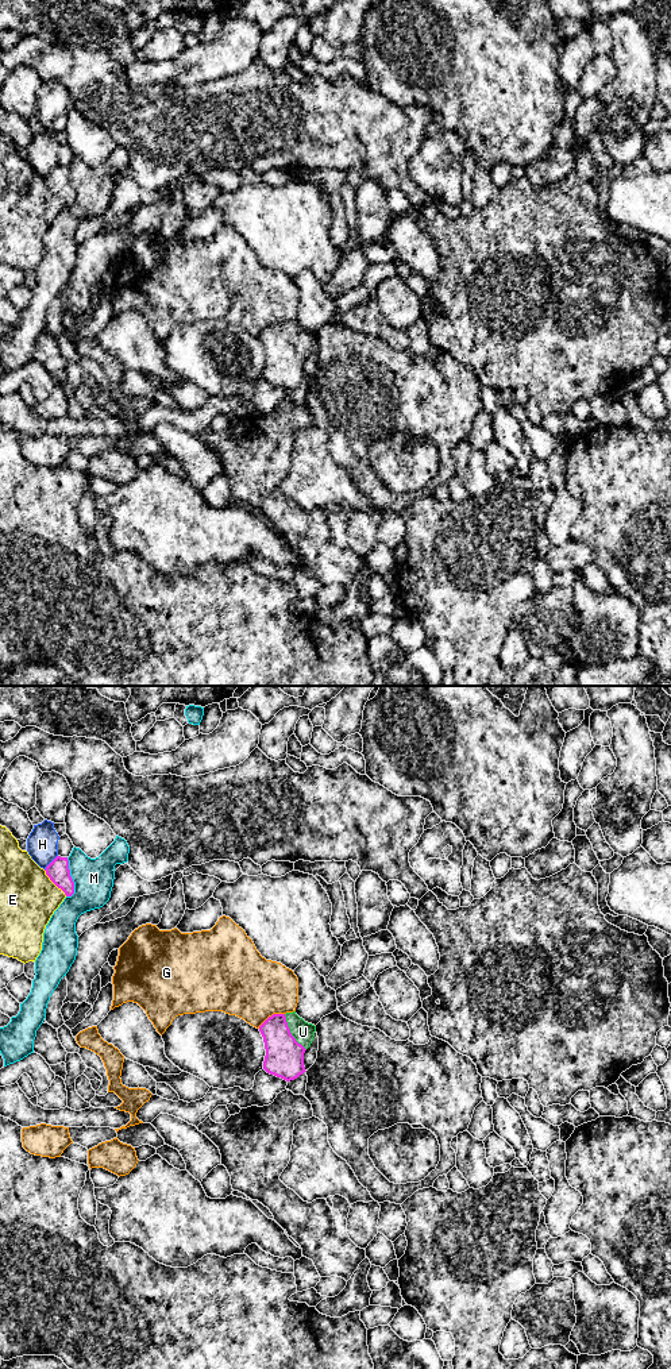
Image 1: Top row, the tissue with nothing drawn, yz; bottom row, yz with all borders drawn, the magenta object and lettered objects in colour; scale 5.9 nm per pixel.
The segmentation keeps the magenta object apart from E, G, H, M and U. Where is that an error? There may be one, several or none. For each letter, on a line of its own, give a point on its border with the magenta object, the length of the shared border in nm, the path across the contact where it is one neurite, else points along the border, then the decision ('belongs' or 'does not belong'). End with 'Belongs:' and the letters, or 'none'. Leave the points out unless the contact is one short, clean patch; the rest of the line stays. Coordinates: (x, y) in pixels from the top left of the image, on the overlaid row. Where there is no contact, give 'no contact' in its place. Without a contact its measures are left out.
E: yz (54, 883) | 220 nm | does not belong
G: yz (272, 1015) | 180 nm | does not belong
H: yz (50, 863) | 120 nm | does not belong
M: yz (70, 878) | 240 nm | along yz (66, 857), (69, 875), (73, 882), (73, 894), (70, 897) | does not belong
U: yz (289, 1032) | 260 nm | across yz (284, 1059), (285, 1040), (289, 1032), (303, 1032) | belongs
Belongs: U

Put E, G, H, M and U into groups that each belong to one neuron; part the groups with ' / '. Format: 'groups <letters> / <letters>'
groups E / G / H / M / U

